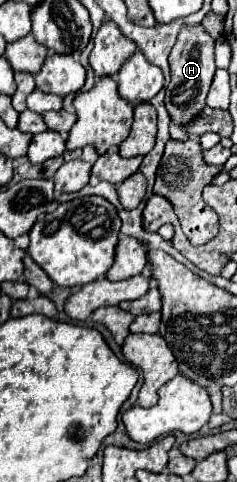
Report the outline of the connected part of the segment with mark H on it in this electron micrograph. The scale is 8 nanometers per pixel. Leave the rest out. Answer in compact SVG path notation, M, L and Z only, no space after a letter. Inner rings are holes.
M185 27L181 29L177 43L169 55L169 67L171 67L171 81L165 89L165 109L171 115L171 121L185 127L201 113L205 107L205 97L209 93L213 75L215 75L215 59L213 59L213 47L215 41L211 35L201 27Z

